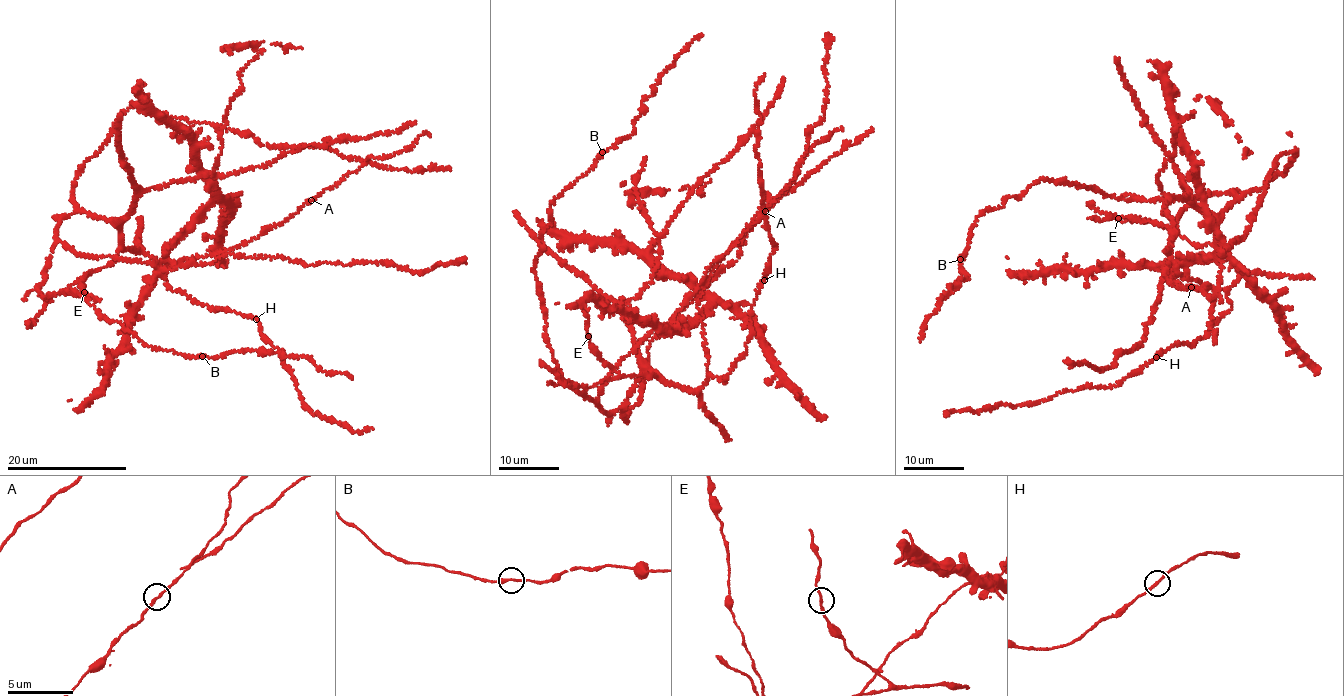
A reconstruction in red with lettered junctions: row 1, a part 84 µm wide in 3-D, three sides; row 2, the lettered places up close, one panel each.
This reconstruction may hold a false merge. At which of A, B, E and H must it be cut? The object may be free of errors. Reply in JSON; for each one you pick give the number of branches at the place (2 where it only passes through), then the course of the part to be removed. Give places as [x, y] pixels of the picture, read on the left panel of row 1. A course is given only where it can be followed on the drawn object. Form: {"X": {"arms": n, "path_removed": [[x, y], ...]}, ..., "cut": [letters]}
{"cut": []}

